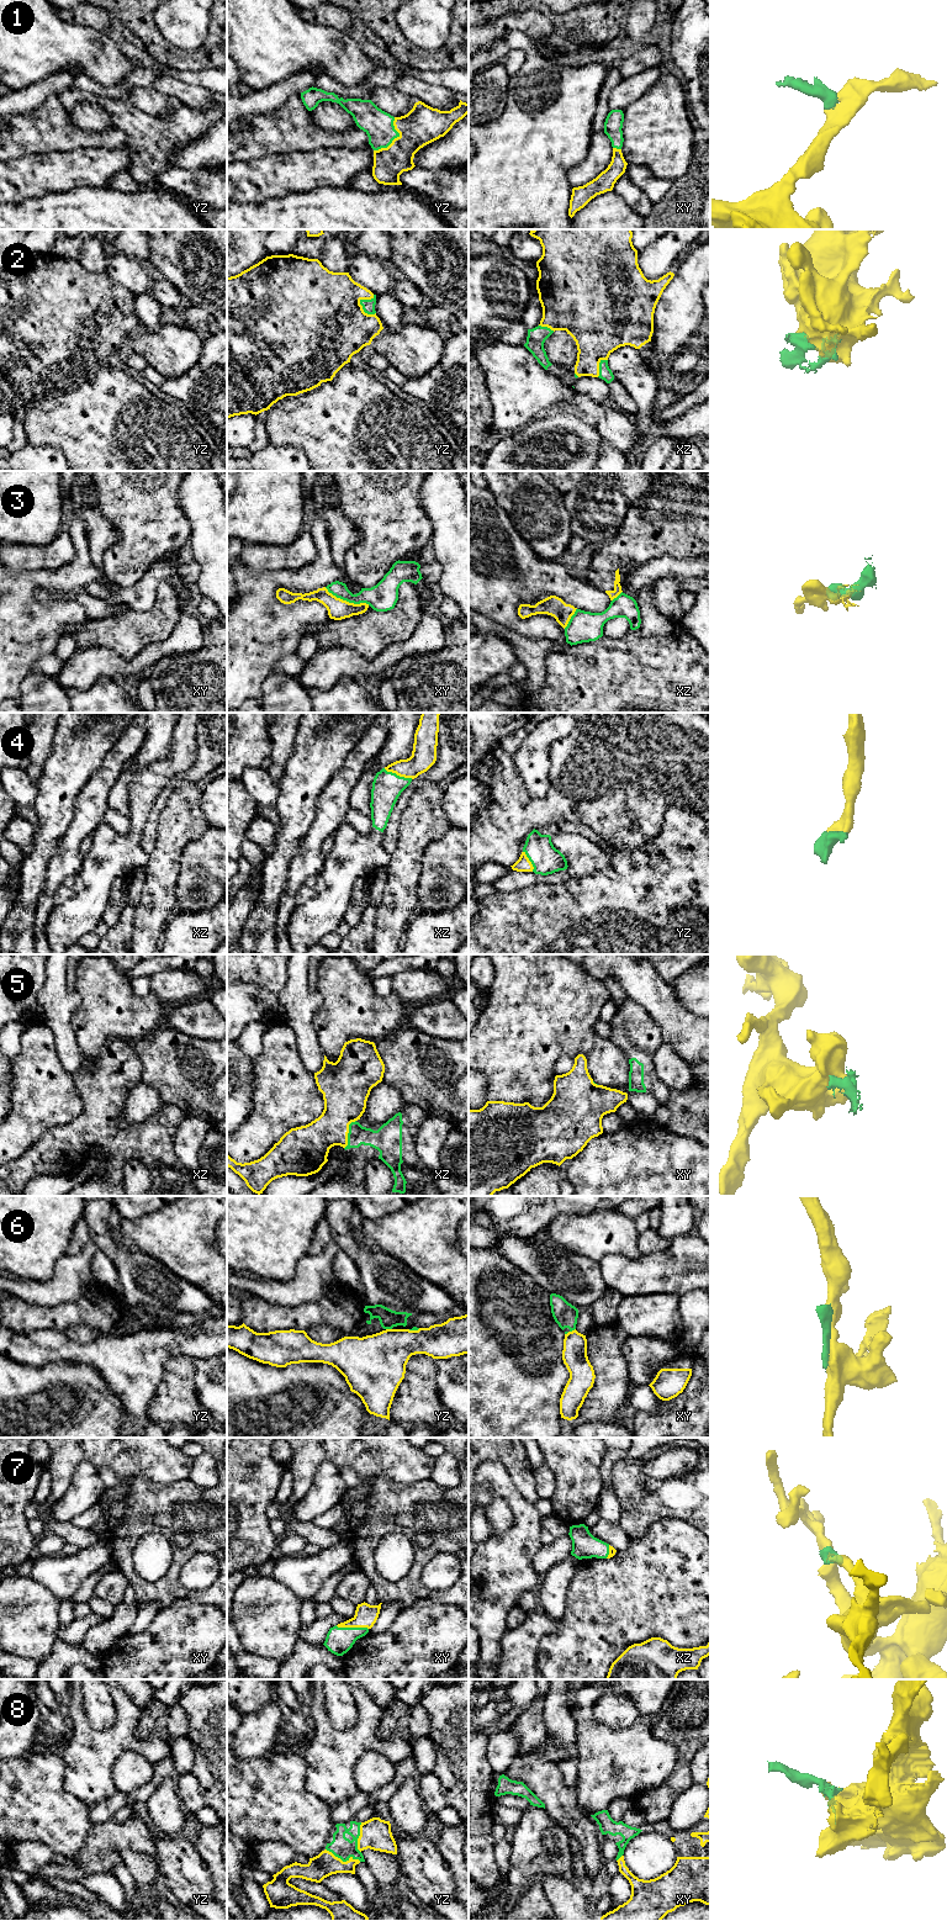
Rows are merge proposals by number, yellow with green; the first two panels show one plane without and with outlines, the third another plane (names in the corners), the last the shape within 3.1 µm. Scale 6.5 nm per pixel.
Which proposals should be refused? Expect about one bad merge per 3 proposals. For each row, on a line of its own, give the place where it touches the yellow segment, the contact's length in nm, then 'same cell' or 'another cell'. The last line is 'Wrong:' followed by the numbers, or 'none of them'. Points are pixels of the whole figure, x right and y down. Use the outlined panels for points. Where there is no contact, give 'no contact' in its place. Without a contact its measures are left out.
1: yz (395, 138) | 260 nm | same cell
2: yz (359, 301) | 140 nm | same cell
3: xy (345, 601) | 320 nm | another cell
4: xz (398, 774) | 200 nm | same cell
5: xz (348, 1132) | 200 nm | same cell
6: xy (570, 1332) | 80 nm | another cell
7: xy (352, 1626) | 220 nm | same cell
8: yz (342, 1861) | 240 nm | same cell
Wrong: 3, 6

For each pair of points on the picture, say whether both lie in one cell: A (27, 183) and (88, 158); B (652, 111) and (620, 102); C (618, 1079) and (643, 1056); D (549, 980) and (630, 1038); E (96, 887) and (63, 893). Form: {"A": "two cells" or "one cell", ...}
{"A": "one cell", "B": "two cells", "C": "two cells", "D": "two cells", "E": "two cells"}

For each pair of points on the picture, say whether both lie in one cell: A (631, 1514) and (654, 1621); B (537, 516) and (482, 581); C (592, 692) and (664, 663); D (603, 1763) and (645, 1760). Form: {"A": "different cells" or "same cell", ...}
{"A": "different cells", "B": "different cells", "C": "same cell", "D": "same cell"}

